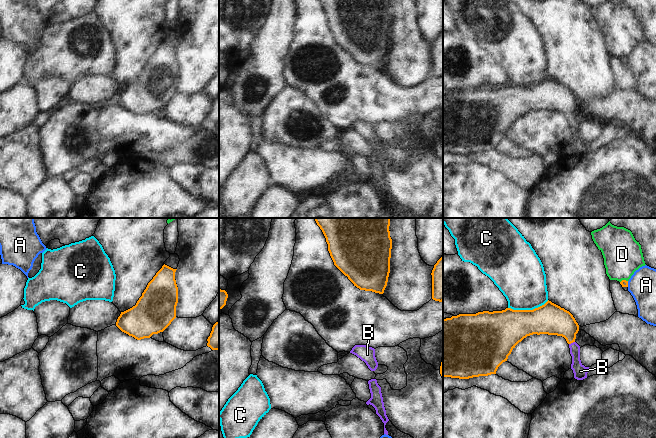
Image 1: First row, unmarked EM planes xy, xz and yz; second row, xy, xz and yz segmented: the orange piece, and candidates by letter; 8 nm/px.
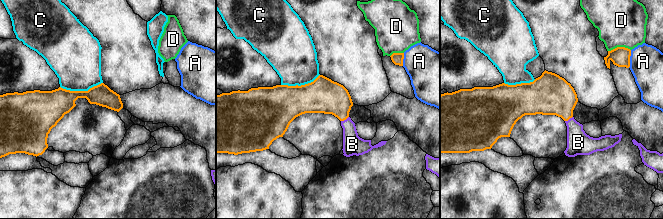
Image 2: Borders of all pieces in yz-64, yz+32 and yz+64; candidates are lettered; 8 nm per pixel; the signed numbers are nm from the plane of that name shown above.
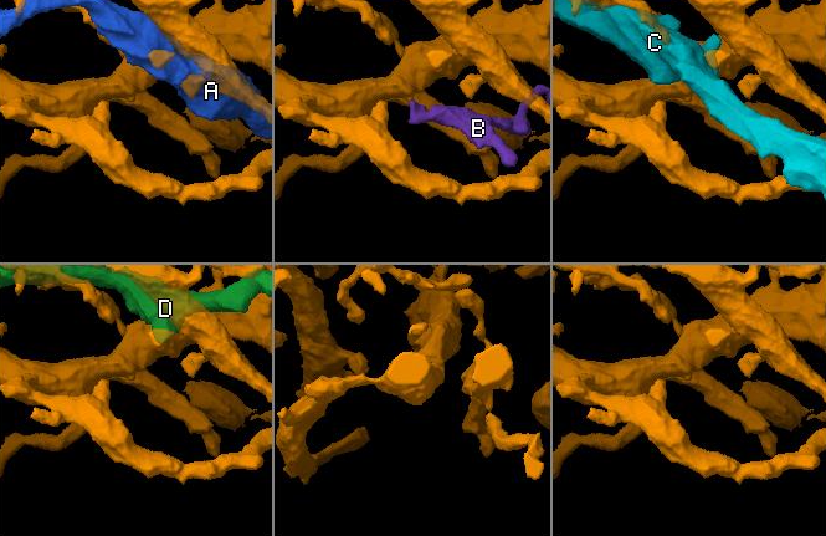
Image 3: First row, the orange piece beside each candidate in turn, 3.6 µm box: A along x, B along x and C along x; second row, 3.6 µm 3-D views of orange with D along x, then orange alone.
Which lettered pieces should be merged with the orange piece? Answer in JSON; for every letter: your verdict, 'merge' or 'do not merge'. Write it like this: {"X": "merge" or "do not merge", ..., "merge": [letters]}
{"A": "do not merge", "B": "merge", "C": "do not merge", "D": "do not merge", "merge": ["B"]}

